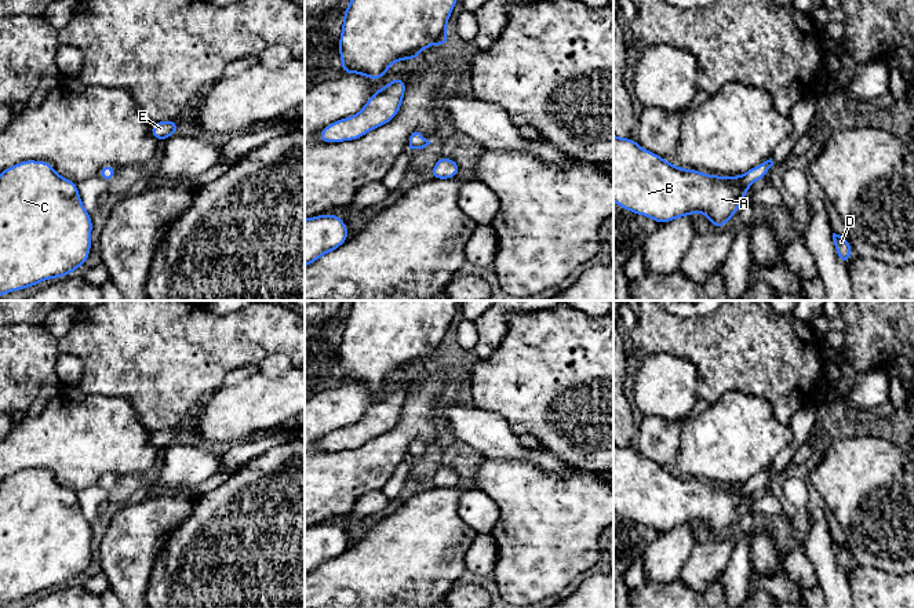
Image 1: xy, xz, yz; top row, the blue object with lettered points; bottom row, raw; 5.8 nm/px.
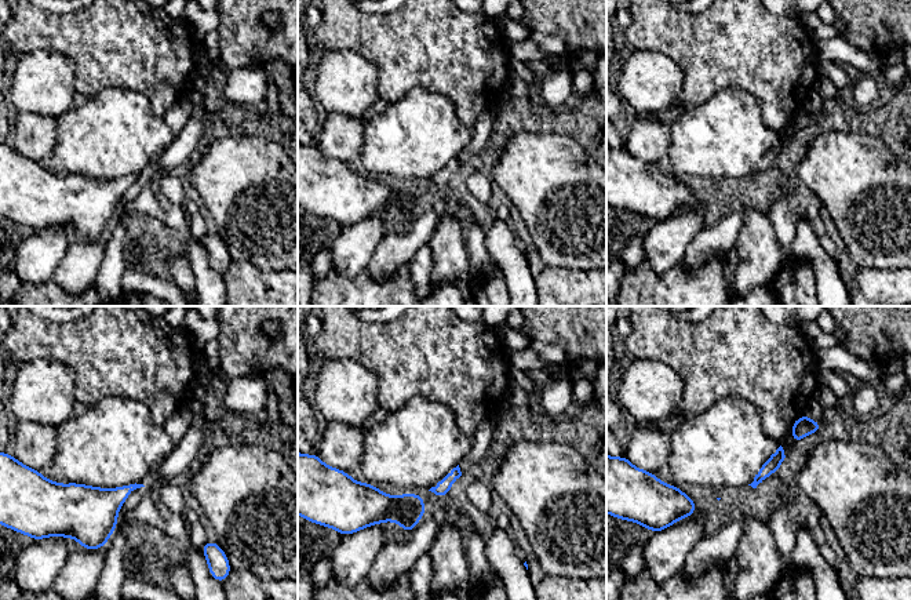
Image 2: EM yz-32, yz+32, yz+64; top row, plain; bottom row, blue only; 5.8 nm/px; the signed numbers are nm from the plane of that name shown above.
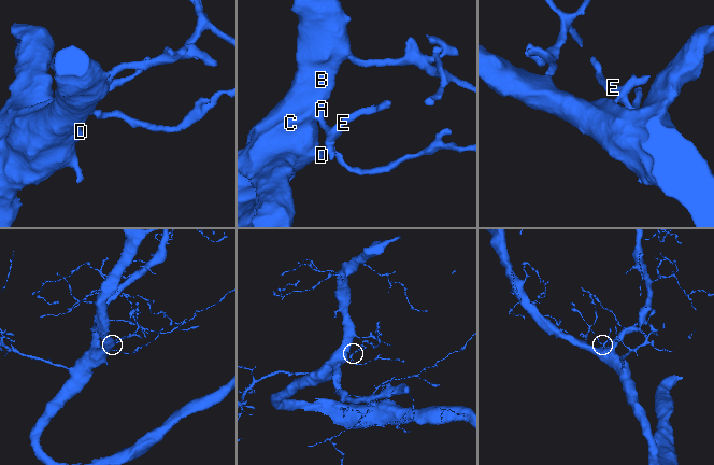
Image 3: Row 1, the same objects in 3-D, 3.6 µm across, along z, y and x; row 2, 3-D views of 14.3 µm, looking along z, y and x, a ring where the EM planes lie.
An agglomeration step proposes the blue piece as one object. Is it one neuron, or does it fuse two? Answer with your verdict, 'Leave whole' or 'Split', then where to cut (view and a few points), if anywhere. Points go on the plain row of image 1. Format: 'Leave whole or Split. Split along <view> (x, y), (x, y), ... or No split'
Leave whole. No split

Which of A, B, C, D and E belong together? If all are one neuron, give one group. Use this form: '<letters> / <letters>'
A B C D E

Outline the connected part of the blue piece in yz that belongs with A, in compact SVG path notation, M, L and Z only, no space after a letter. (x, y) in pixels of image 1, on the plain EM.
M613 443L613 510L623 518L648 525L656 532L702 521L714 538L718 538L739 518L750 494L764 487L772 474L769 467L739 485L707 484L673 474L656 462L644 459L631 447L622 448Z

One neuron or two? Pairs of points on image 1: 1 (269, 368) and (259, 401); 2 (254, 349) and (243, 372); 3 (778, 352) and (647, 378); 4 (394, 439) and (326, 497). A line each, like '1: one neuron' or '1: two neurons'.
1: two neurons
2: two neurons
3: two neurons
4: one neuron

